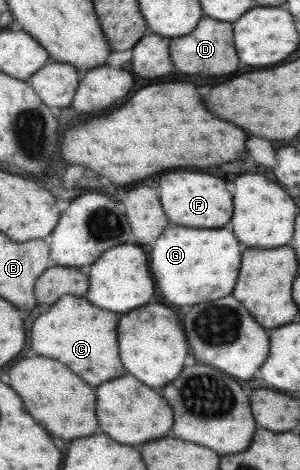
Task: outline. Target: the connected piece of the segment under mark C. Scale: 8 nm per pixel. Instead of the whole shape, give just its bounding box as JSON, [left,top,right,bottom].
[32,294,124,384]

